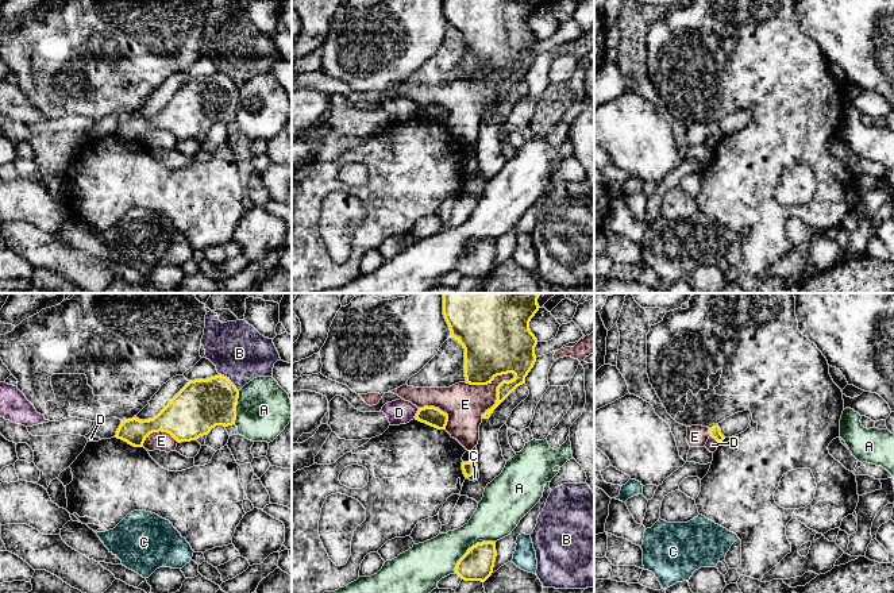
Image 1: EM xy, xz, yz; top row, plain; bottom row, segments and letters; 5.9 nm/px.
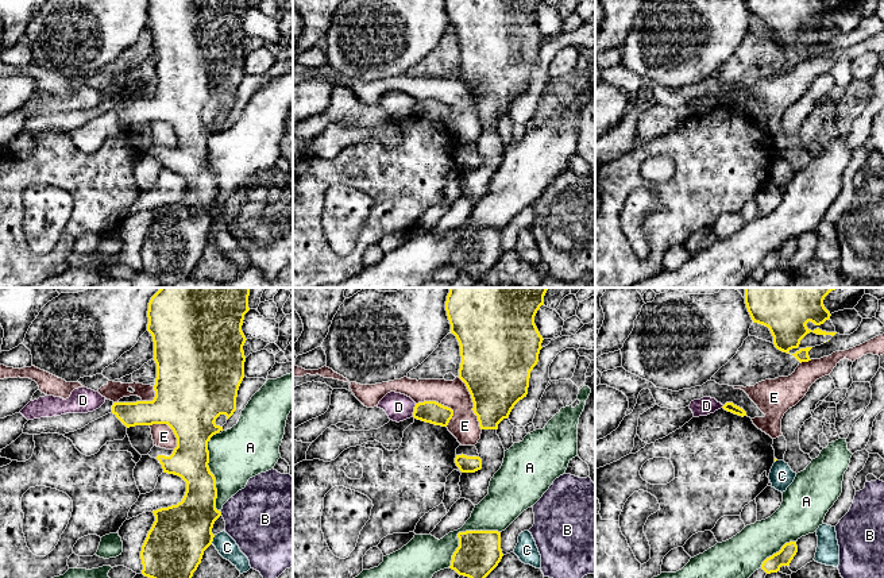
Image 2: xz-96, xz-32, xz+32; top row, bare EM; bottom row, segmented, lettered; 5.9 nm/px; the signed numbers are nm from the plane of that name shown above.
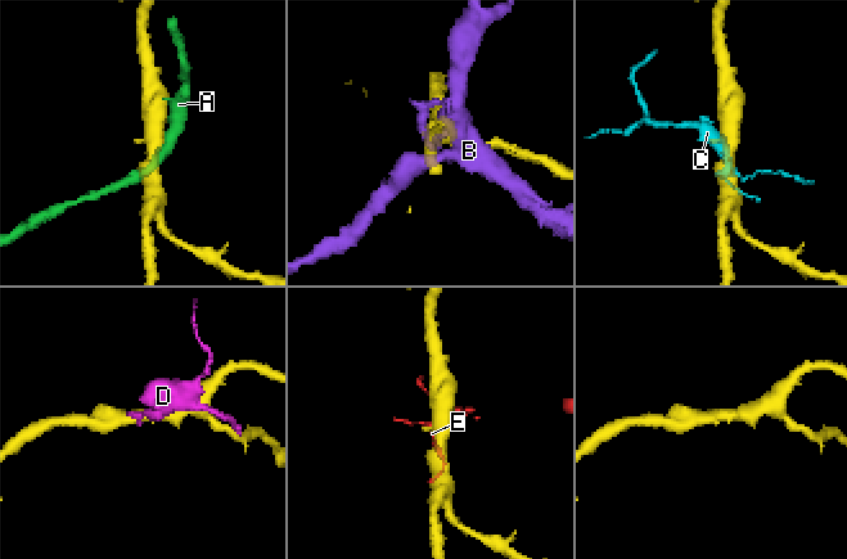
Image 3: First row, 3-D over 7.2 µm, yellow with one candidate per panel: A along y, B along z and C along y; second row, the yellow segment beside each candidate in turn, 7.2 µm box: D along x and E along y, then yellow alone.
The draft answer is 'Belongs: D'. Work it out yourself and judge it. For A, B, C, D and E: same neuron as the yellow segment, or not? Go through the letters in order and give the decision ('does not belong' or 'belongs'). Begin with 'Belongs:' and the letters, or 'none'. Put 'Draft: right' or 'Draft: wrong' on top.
Draft: wrong
Belongs: none
A: does not belong
B: does not belong
C: does not belong
D: does not belong
E: does not belong

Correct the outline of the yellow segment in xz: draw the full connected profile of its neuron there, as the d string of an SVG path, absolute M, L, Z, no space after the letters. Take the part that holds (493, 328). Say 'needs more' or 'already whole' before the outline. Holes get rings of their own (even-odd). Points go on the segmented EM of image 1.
already whole; M444 293L443 315L451 336L465 349L466 384L488 385L497 376L513 373L515 378L497 386L496 404L482 419L489 419L493 411L520 385L536 362L537 339L529 330L529 321L539 311L537 299L542 293Z

